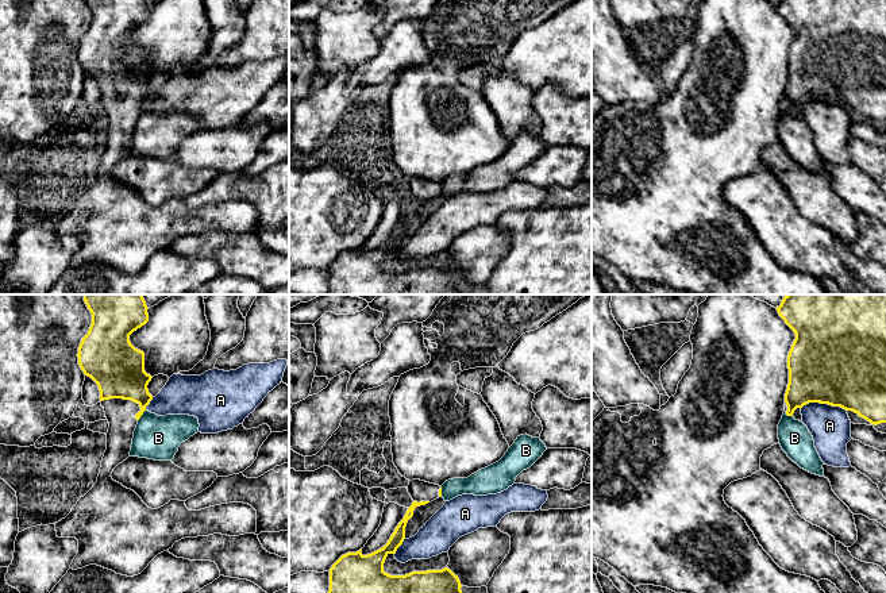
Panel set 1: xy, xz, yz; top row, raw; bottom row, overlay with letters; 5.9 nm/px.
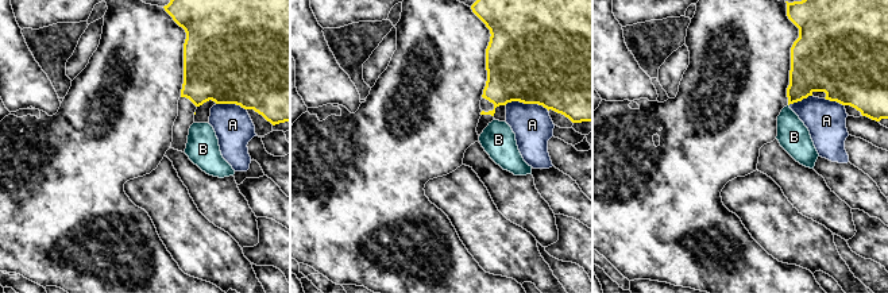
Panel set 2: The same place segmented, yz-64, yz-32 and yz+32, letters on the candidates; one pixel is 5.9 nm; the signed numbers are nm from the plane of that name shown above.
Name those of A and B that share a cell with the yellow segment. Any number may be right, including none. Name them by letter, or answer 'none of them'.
none of them

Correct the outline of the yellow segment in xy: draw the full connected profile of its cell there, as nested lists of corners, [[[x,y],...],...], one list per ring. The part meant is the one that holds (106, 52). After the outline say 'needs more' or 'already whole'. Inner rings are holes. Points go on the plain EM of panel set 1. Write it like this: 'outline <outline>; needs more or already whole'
outline [[[85,0],[92,11],[92,22],[78,45],[78,62],[85,73],[99,84],[100,100],[109,120],[107,147],[97,180],[81,195],[72,209],[55,220],[58,235],[76,235],[78,250],[70,266],[97,262],[116,272],[140,272],[161,250],[185,235],[222,231],[239,234],[257,230],[257,208],[243,200],[228,200],[201,208],[189,208],[185,199],[170,197],[158,207],[149,205],[131,186],[112,177],[113,166],[130,154],[138,118],[153,97],[147,82],[151,73],[145,69],[145,50],[135,46],[130,32],[149,19],[146,0]]]; needs more

